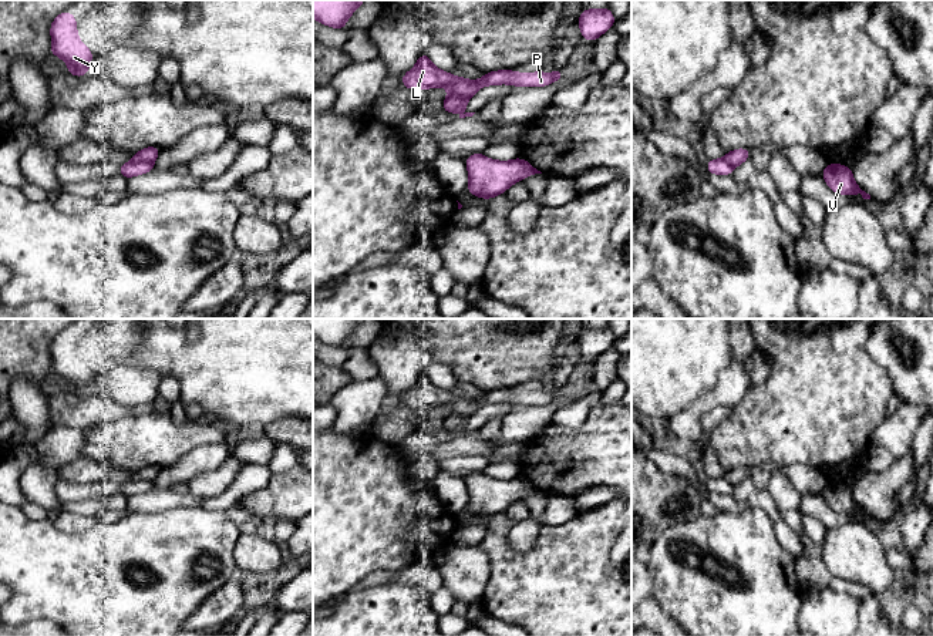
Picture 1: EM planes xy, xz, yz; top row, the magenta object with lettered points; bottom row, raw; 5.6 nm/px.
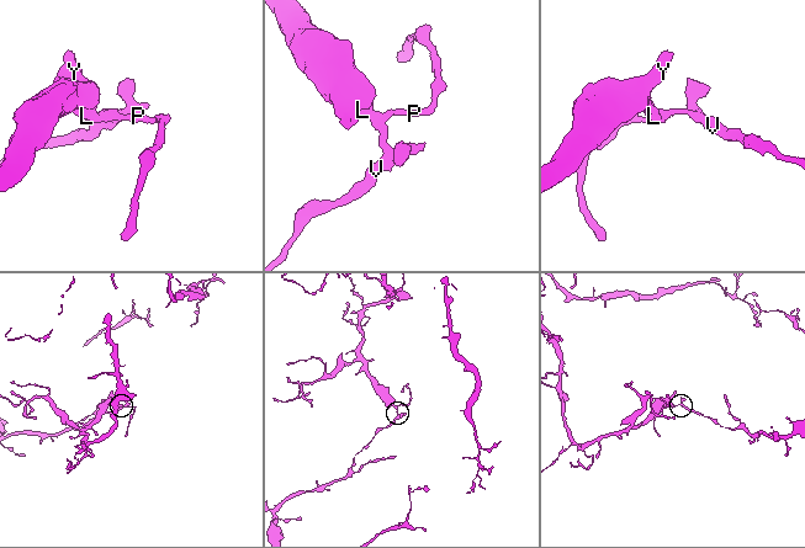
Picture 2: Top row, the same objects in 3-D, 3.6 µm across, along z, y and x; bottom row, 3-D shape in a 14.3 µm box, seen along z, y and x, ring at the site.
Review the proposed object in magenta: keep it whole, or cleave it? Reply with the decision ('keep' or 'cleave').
cleave

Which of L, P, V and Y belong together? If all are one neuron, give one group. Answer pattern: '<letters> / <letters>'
L P Y / V

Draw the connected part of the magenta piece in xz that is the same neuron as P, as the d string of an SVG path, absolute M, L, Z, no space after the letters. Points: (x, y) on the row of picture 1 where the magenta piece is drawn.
M424 53L418 57L412 70L405 73L401 78L402 85L410 90L421 91L424 88L437 88L445 85L448 97L469 95L472 97L478 90L485 85L511 84L515 87L545 87L563 78L563 70L556 68L552 74L545 71L538 73L515 73L512 70L499 70L485 73L482 78L469 81L464 77L454 77L451 73L438 70L428 54Z

